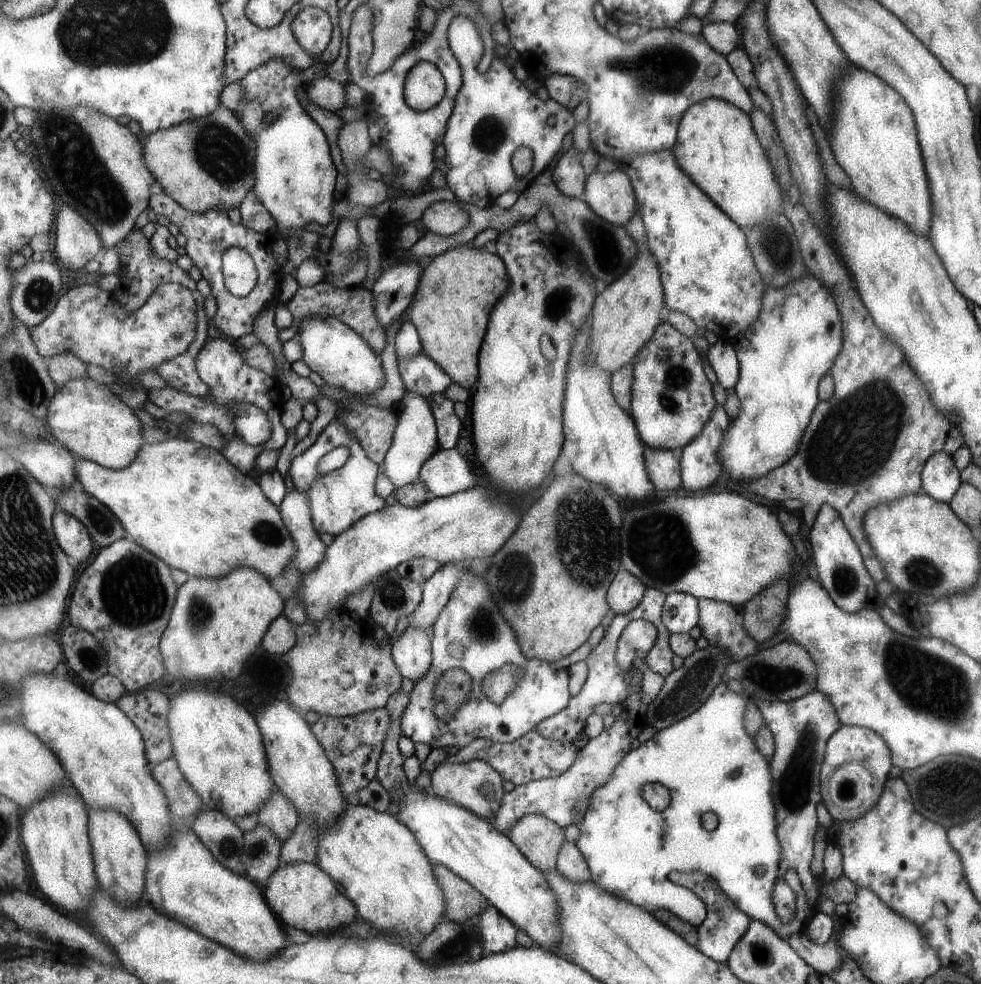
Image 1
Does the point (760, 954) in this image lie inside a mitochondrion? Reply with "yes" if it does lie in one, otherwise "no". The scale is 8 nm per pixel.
yes

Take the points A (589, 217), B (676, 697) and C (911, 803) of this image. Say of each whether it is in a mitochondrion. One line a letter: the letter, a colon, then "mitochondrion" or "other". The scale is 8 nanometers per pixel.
A: mitochondrion
B: mitochondrion
C: other

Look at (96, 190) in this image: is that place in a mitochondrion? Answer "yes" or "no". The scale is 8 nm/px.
yes

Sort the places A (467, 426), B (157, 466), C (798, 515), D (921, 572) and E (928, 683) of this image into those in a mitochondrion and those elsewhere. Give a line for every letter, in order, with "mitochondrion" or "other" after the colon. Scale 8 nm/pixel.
A: other
B: other
C: other
D: mitochondrion
E: mitochondrion

